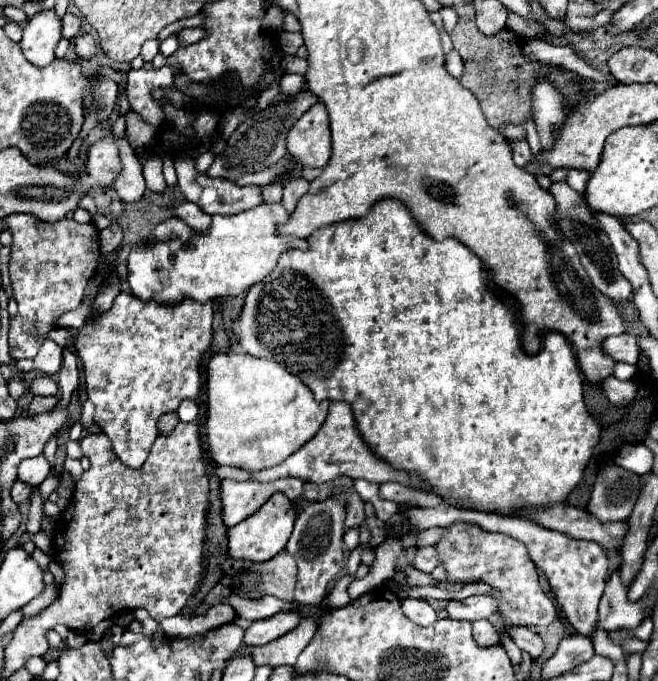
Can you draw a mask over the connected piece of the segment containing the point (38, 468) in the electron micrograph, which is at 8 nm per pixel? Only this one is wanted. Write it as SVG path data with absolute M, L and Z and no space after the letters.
M44 456L26 458L18 466L18 480L26 480L28 484L40 486L46 480L46 476L50 474L50 470L52 470L52 466Z

